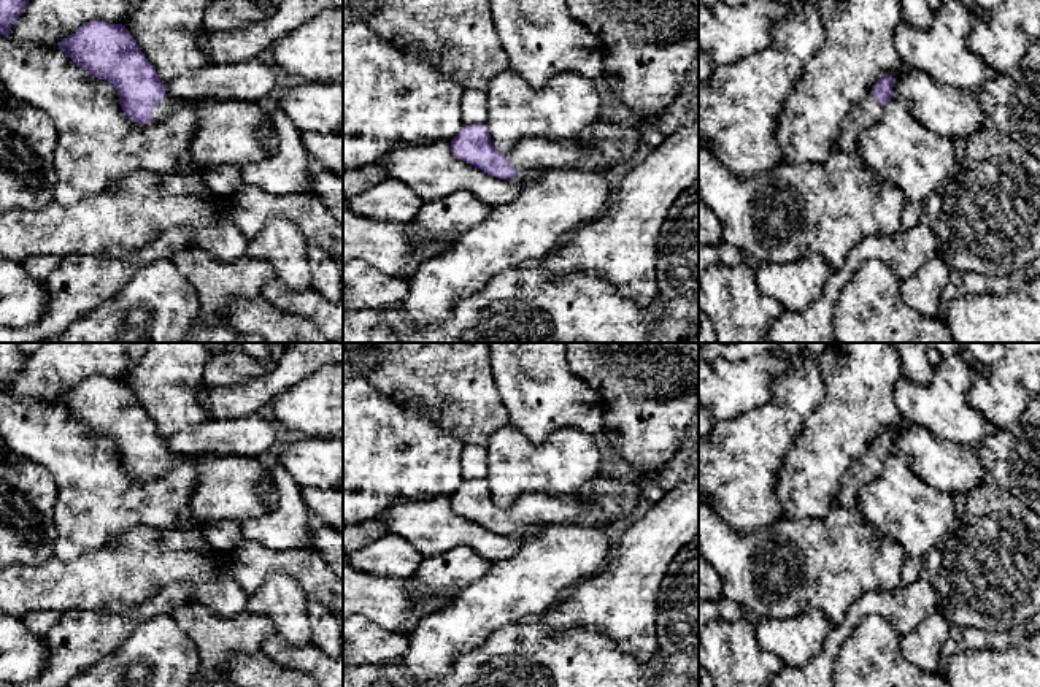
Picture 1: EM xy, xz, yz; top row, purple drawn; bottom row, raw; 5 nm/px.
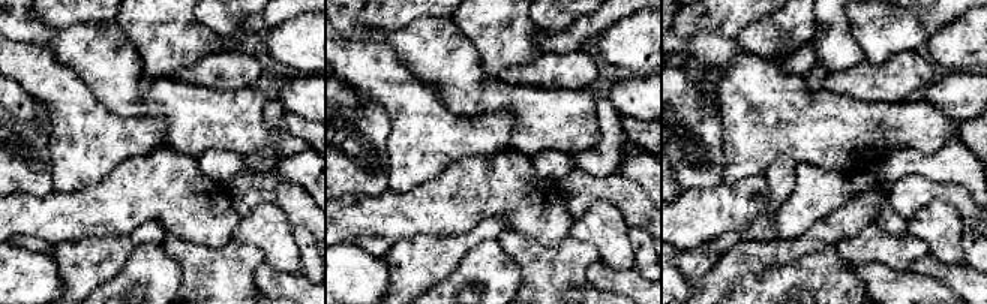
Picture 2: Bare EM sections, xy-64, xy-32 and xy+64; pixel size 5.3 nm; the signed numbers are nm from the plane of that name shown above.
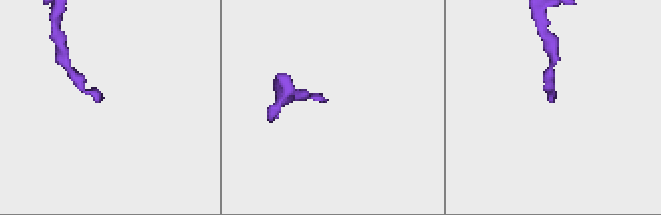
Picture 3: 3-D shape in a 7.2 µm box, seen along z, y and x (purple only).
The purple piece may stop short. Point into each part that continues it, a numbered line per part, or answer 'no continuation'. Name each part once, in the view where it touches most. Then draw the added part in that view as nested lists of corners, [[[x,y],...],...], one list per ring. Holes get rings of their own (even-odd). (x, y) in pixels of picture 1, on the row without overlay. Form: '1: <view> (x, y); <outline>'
1: xy (227, 487); [[[165,447],[154,462],[152,474],[162,476],[179,463],[187,463],[197,474],[191,498],[195,522],[210,525],[232,519],[243,522],[268,514],[259,482],[268,466],[259,457],[184,457]]]

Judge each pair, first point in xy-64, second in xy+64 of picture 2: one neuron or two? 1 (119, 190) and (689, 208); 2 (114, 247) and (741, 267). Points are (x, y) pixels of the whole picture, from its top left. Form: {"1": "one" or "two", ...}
{"1": "one", "2": "one"}

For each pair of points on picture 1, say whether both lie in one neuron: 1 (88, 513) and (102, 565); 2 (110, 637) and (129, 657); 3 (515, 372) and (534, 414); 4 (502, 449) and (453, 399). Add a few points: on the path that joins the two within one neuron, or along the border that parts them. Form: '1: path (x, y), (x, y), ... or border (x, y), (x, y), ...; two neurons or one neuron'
1: border (105, 544), (70, 560), (61, 559); two neurons
2: border (146, 621), (111, 652), (92, 663); two neurons
3: path (526, 383), (534, 391), (534, 403); one neuron
4: border (508, 422), (491, 437), (486, 446); two neurons

